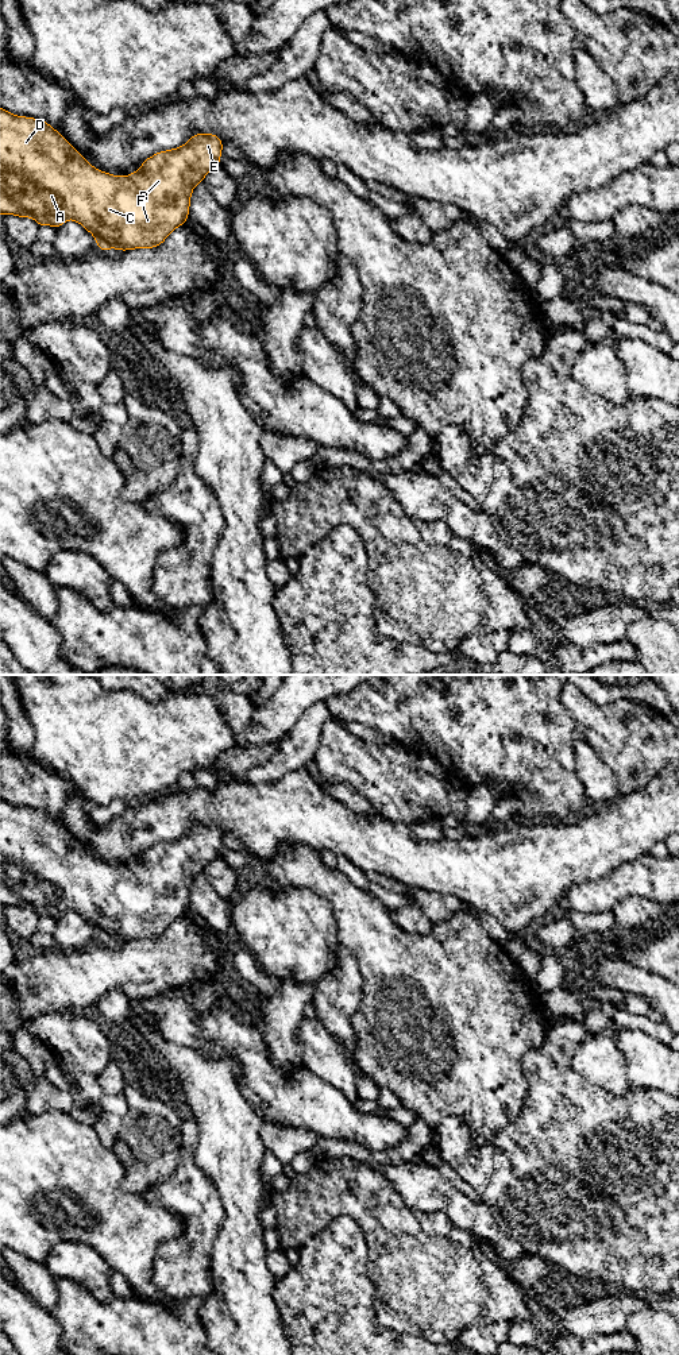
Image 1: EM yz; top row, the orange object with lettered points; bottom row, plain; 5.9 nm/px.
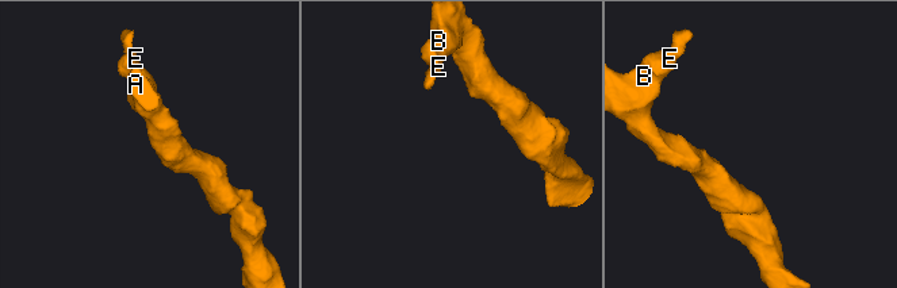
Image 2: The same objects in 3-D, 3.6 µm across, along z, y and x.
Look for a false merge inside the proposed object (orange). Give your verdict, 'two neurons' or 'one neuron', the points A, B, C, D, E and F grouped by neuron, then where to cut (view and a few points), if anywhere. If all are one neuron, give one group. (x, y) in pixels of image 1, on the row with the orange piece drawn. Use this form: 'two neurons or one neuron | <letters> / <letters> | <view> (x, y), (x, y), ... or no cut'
one neuron | A B C D E F | no cut

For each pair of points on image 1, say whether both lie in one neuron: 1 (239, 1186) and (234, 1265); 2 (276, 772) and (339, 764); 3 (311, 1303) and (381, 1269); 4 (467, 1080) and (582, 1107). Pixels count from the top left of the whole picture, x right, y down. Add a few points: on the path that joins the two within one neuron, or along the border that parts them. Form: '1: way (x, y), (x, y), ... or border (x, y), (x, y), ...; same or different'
1: way (239, 1205), (239, 1246); same
2: border (319, 738), (313, 757), (304, 767); different
3: border (366, 1243), (367, 1276), (373, 1288), (374, 1305); different
4: border (521, 1064), (527, 1097), (509, 1120); different

